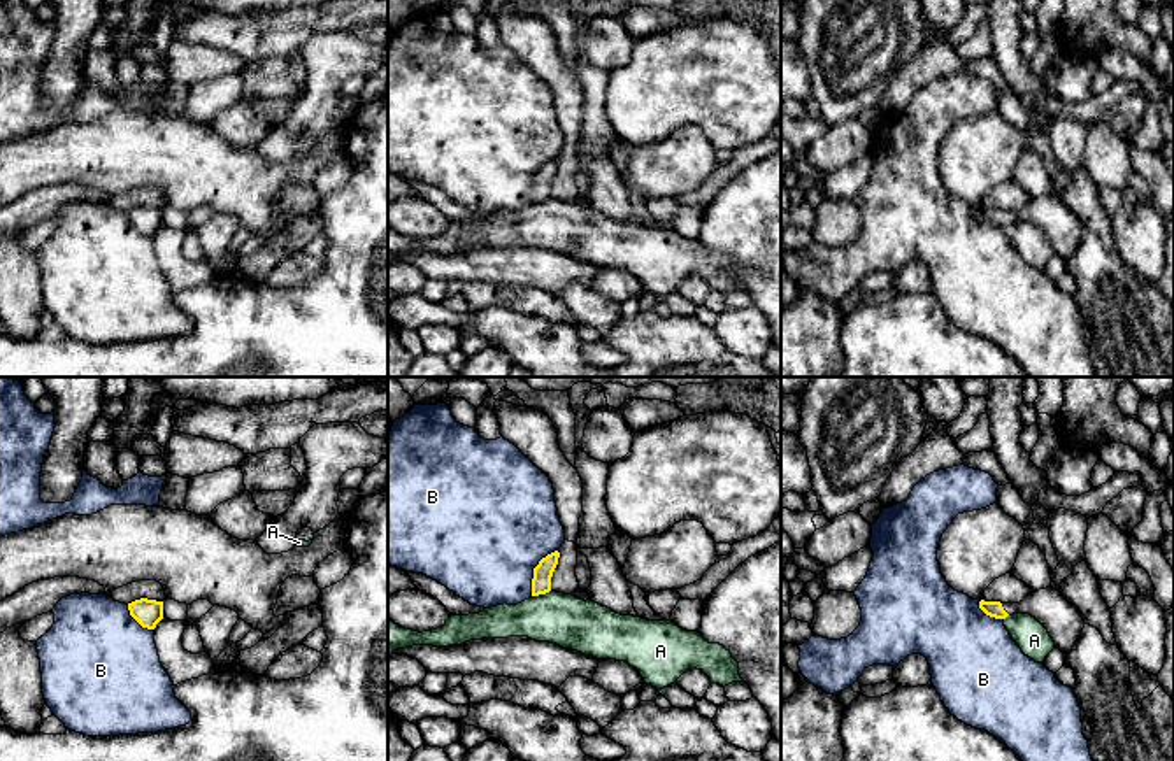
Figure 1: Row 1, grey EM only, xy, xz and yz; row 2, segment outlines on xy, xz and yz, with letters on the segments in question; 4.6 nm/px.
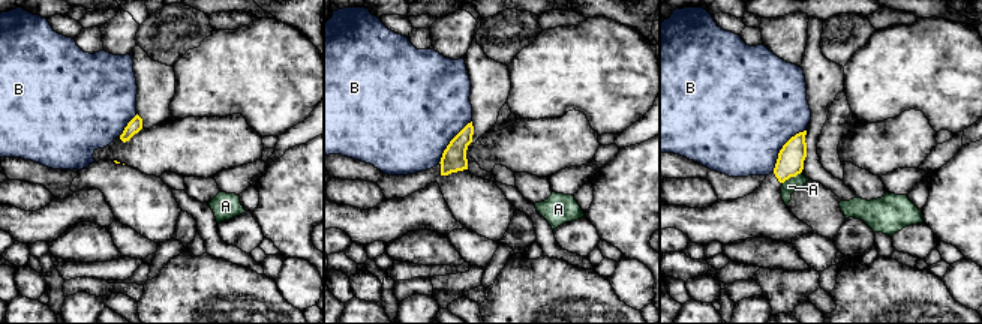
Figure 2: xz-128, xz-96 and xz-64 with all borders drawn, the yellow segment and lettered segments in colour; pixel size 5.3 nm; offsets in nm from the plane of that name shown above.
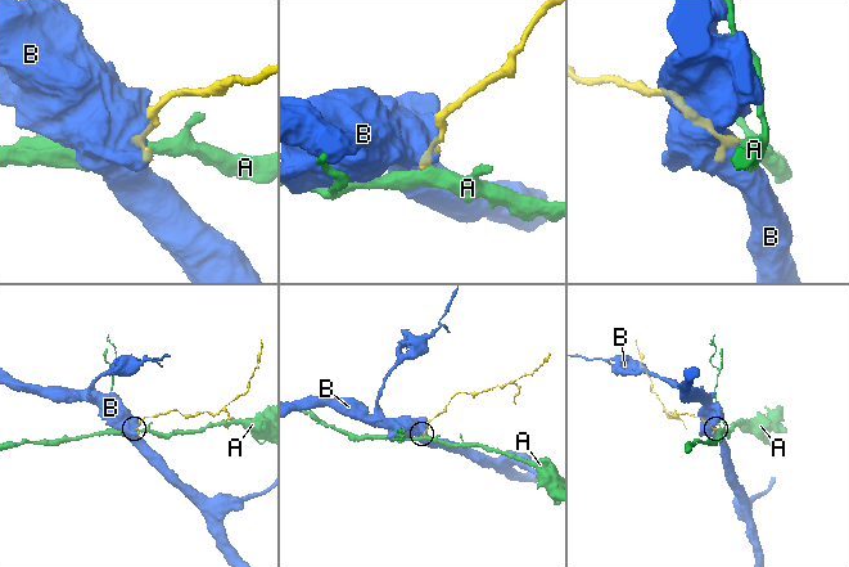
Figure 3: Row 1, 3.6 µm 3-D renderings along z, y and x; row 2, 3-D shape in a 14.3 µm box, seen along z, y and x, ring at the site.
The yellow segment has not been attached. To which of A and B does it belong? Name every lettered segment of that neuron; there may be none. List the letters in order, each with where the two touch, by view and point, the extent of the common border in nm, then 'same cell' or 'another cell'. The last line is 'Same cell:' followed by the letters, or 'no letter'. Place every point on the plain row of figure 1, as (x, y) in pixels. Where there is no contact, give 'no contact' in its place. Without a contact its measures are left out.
A: contact xz (541, 200); length 90 nm; another cell
B: contact xz (534, 177); length 240 nm; another cell
Same cell: no letter

